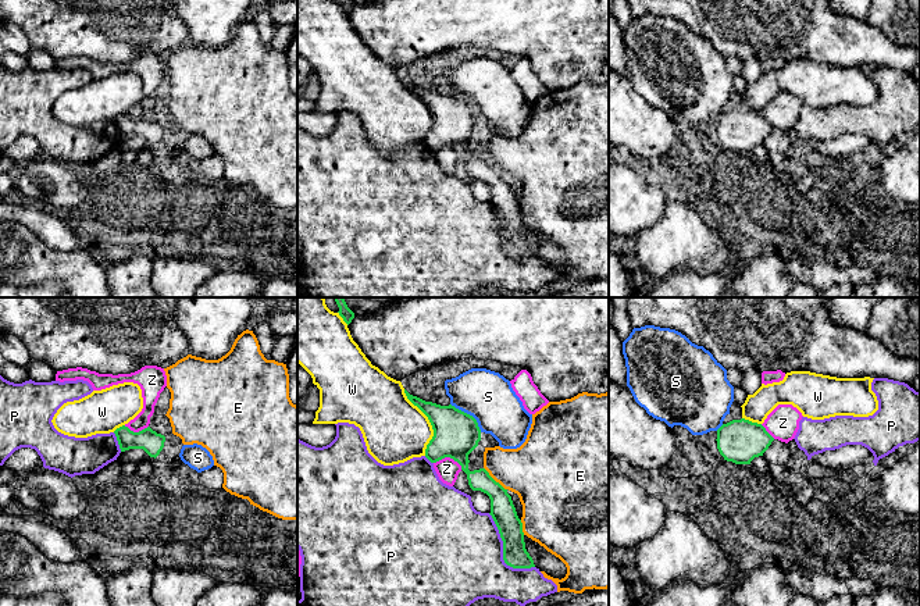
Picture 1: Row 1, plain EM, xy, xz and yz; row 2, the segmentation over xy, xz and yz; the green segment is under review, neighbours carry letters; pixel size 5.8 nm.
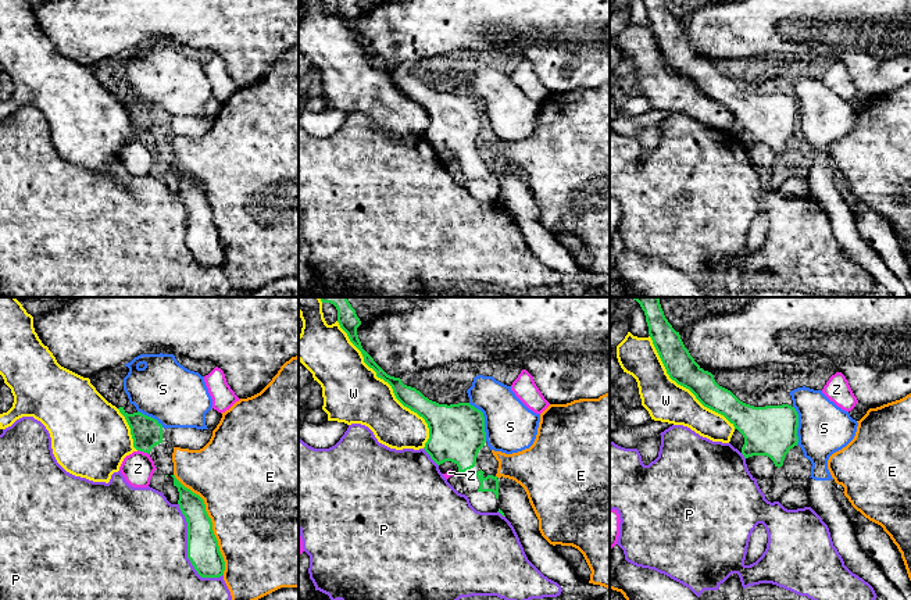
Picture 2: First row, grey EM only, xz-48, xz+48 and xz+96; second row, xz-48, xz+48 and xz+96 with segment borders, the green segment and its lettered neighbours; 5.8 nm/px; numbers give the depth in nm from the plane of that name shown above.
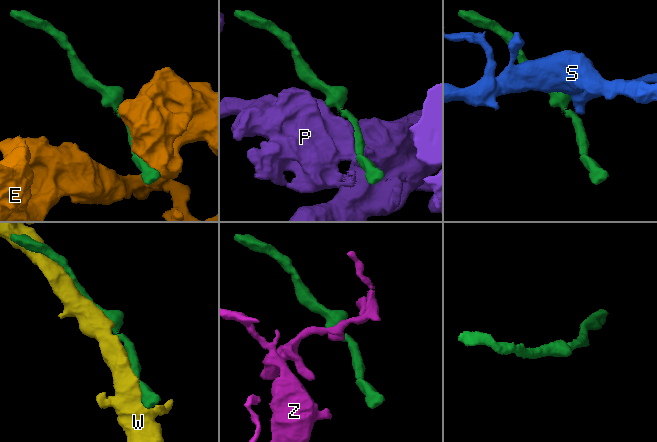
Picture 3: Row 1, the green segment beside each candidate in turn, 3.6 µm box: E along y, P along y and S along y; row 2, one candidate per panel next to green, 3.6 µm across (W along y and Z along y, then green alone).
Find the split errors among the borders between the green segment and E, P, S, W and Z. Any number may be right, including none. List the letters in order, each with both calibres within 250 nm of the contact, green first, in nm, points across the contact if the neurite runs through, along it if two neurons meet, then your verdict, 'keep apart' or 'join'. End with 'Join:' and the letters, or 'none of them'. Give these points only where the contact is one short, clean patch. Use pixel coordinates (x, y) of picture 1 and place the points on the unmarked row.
E: calibres 140 and 340 nm; keep apart
P: calibres 140 and 500 nm; keep apart
S: calibres 280 and 300 nm; border xz (450, 92), (469, 102), (481, 120); keep apart
W: calibres 280 and 360 nm; keep apart
Z: calibres 280 and 130 nm; border xz (434, 150), (442, 146), (452, 146), (462, 157); keep apart
Join: none of them

